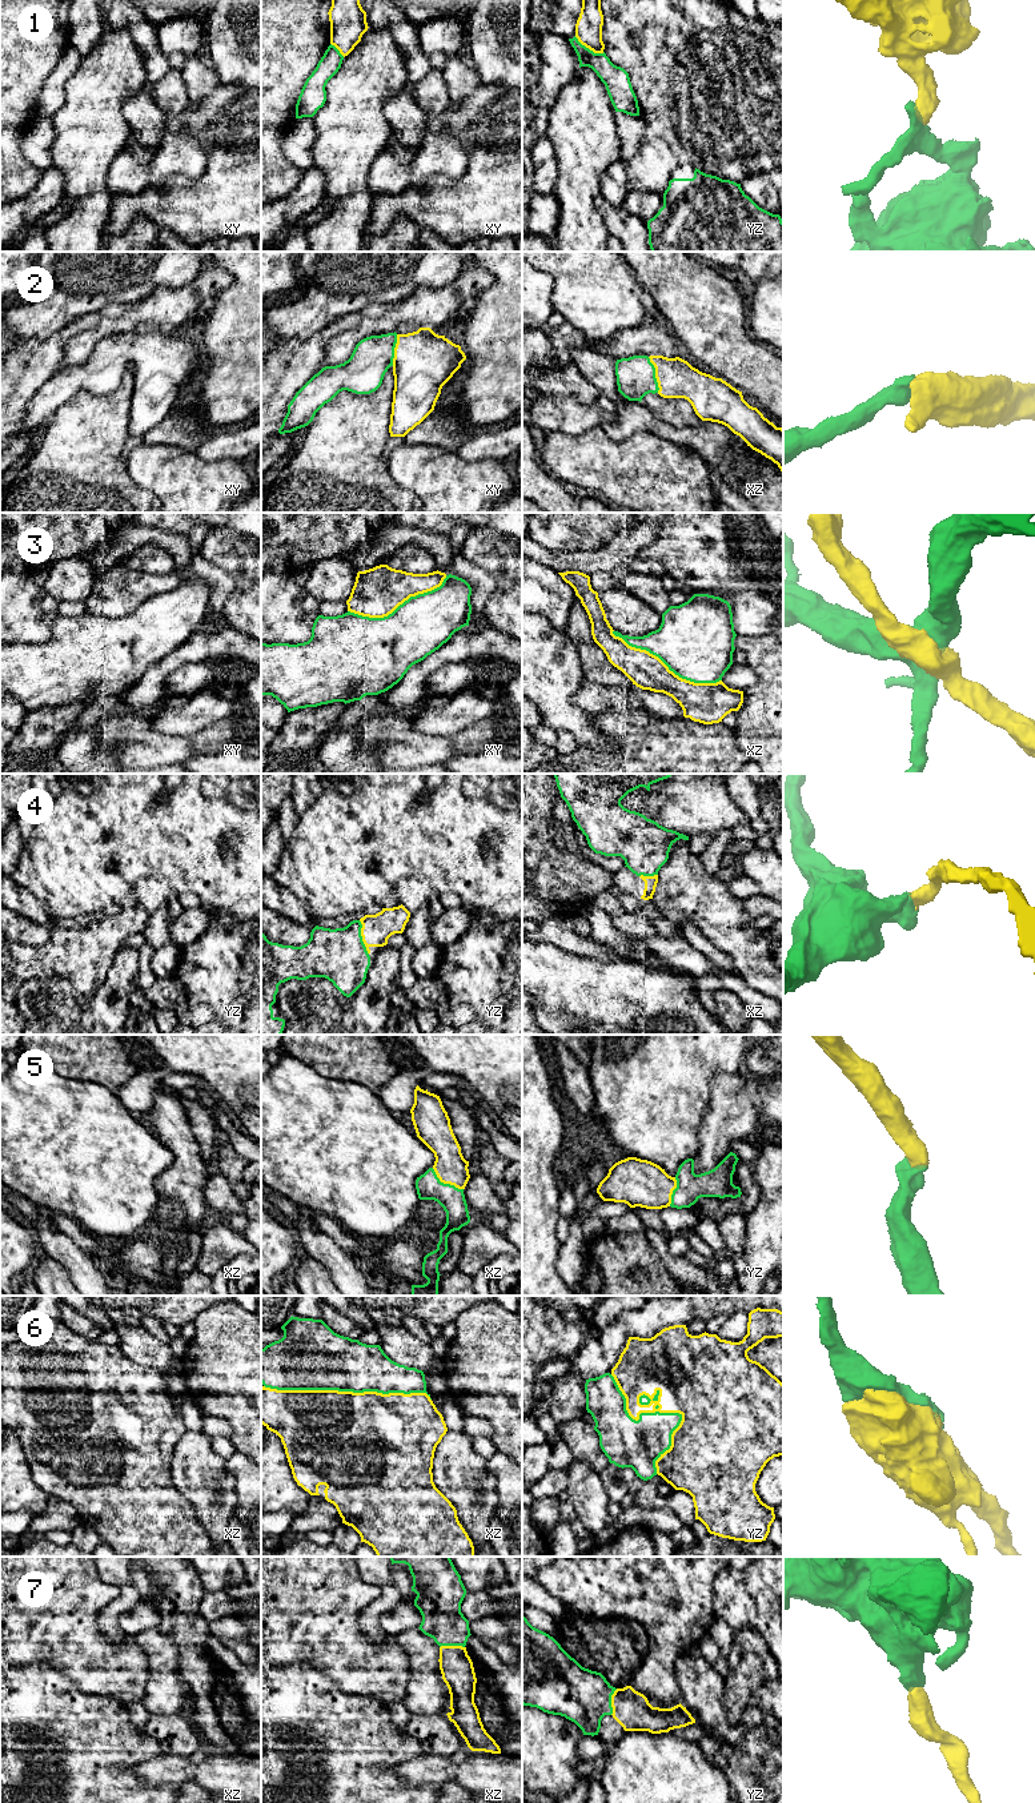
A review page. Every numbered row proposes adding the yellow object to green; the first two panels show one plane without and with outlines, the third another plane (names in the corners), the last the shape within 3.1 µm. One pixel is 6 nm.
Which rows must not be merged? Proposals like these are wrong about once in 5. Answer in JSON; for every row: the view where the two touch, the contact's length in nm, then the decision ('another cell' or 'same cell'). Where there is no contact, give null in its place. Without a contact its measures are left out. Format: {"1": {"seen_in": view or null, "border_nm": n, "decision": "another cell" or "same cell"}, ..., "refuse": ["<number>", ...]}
{"1": {"seen_in": "yz", "border_nm": 200, "decision": "another cell"}, "2": {"seen_in": "xz", "border_nm": 220, "decision": "same cell"}, "3": {"seen_in": "xz", "border_nm": 750, "decision": "another cell"}, "4": {"seen_in": "yz", "border_nm": 220, "decision": "same cell"}, "5": {"seen_in": "xz", "border_nm": 240, "decision": "same cell"}, "6": {"seen_in": "yz", "border_nm": 650, "decision": "same cell"}, "7": {"seen_in": "yz", "border_nm": 170, "decision": "same cell"}, "refuse": ["1", "3"]}

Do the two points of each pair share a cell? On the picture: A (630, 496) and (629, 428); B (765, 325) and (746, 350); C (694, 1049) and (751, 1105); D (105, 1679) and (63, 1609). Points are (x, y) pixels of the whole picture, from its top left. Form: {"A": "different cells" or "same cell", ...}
{"A": "different cells", "B": "different cells", "C": "different cells", "D": "same cell"}

